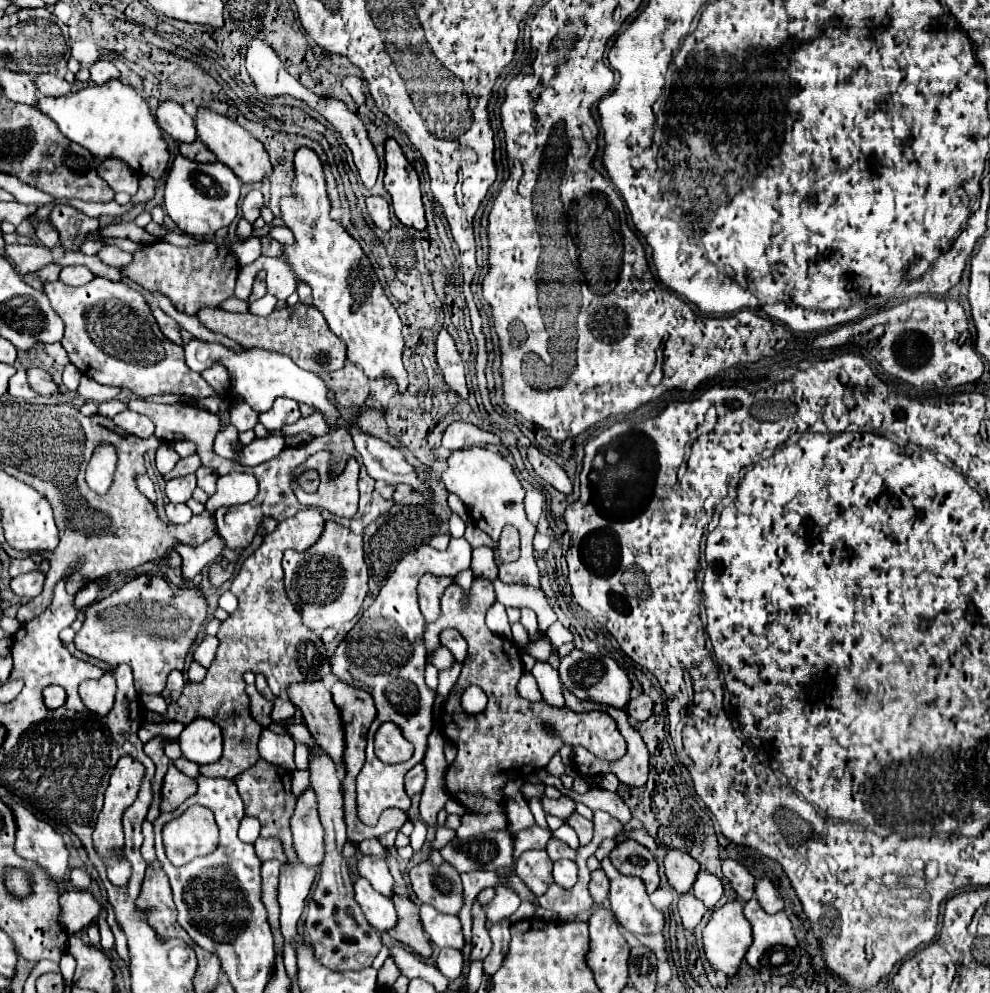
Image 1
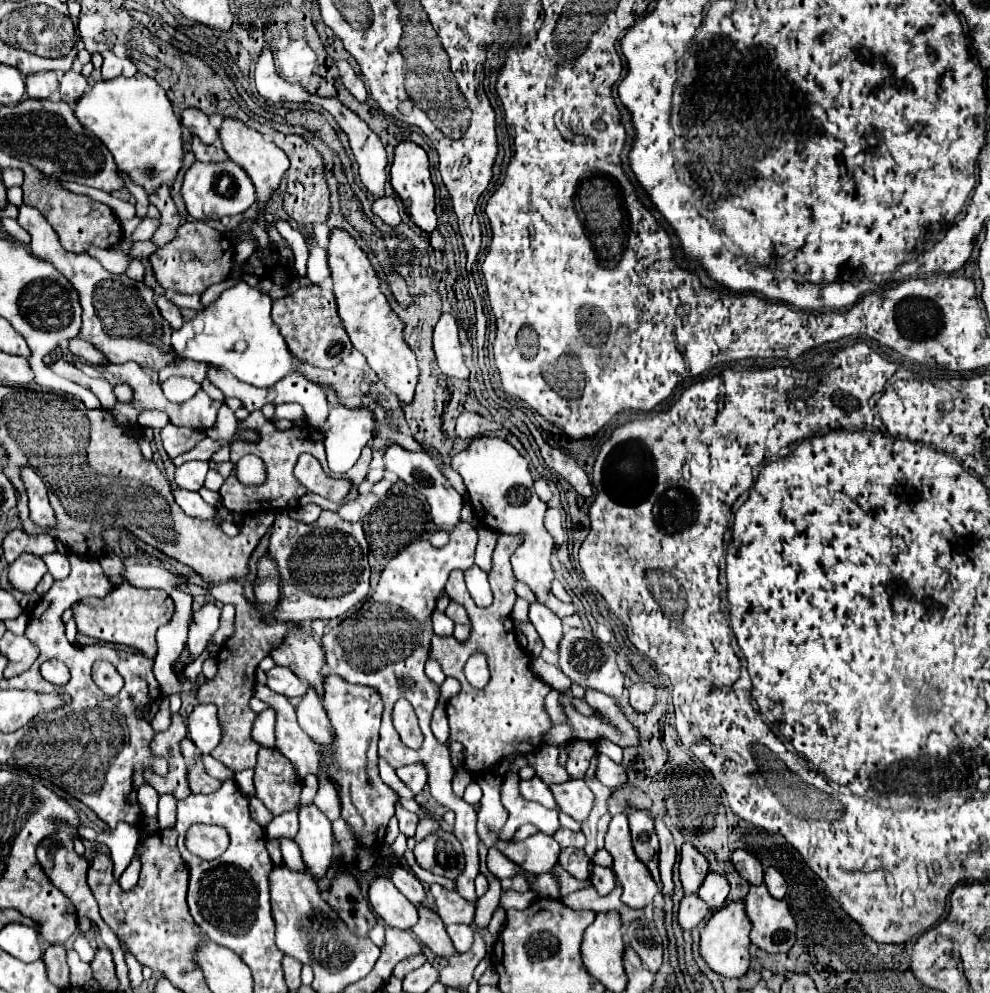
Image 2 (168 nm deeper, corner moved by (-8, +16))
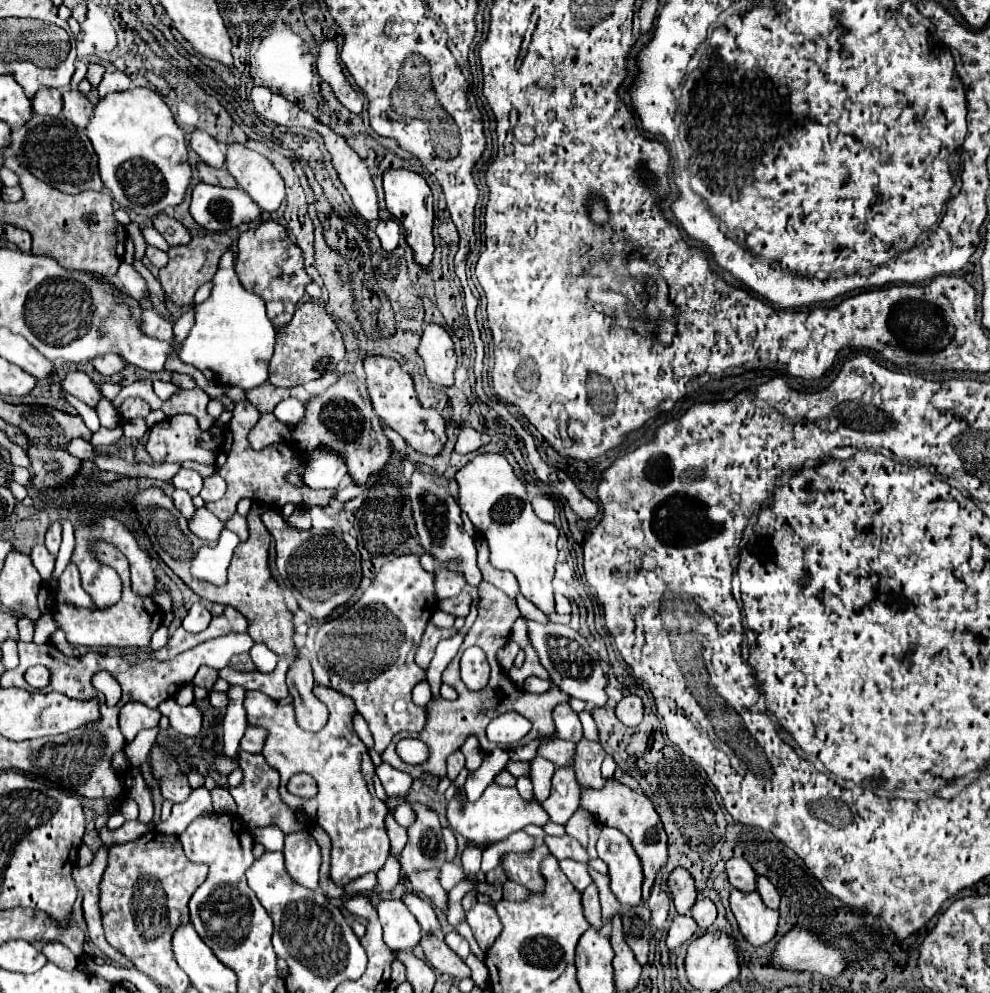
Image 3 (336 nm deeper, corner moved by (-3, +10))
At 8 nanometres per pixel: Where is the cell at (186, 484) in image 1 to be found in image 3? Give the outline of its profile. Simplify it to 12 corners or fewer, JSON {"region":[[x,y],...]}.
{"region":[[179,470],[173,486],[197,496],[203,478],[195,470]]}

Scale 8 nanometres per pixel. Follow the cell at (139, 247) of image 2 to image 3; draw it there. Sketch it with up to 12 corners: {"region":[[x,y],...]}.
{"region":[[147,246],[147,258],[157,268],[163,268],[167,254]]}

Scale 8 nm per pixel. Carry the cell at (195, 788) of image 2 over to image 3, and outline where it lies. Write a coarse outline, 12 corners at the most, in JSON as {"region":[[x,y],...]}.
{"region":[[225,788],[211,790],[217,814],[235,816],[231,794]]}

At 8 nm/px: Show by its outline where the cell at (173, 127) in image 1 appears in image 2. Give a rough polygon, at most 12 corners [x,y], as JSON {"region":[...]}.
{"region":[[198,108],[180,112],[186,126],[204,144],[218,142],[218,130]]}

